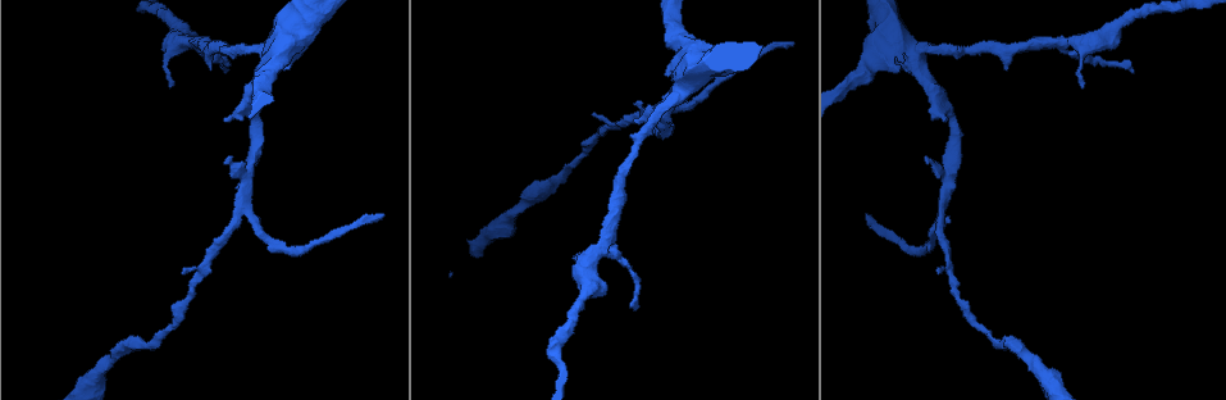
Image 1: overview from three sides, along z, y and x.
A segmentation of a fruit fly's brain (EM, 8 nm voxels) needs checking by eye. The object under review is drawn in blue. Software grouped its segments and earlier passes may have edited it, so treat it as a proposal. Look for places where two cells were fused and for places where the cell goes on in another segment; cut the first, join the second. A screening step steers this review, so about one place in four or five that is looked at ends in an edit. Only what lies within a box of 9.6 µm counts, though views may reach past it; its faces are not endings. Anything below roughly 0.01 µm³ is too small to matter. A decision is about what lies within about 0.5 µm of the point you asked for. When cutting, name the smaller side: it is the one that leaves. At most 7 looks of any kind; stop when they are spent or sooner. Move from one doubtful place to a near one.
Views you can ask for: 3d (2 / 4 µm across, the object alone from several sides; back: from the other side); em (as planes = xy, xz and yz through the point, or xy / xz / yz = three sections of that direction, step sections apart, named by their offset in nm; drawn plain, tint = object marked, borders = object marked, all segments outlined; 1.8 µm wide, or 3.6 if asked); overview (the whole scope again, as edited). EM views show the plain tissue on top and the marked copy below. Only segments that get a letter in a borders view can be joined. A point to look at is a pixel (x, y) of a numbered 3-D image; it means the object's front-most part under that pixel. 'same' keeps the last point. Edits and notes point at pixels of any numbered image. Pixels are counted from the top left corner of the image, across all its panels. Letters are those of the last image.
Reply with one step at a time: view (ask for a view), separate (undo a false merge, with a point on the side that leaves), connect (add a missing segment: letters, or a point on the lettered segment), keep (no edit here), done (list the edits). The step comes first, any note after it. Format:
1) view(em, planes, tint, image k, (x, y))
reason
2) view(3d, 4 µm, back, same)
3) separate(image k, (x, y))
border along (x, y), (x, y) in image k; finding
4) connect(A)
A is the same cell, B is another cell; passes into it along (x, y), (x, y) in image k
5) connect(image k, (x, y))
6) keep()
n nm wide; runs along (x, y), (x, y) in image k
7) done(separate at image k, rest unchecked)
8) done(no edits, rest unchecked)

view(em, planes, borders, image 1, (635, 118))
an open end

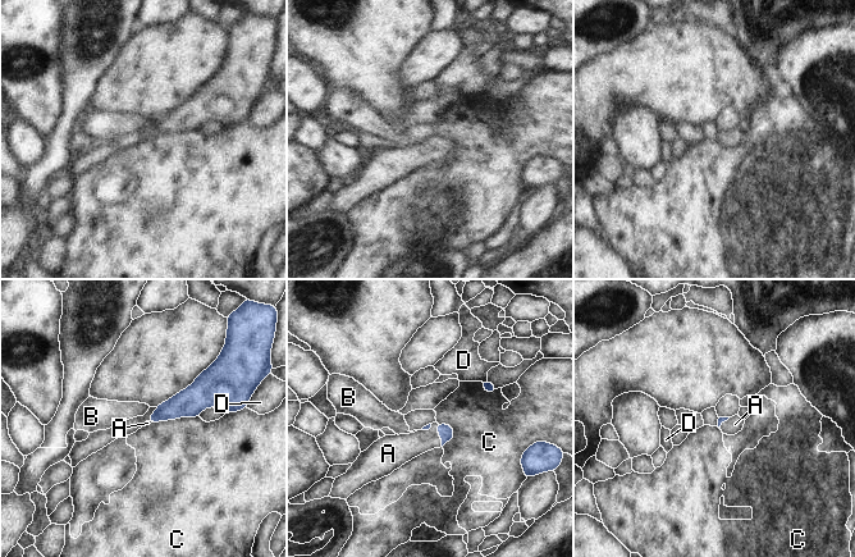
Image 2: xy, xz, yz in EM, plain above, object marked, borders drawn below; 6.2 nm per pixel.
connect(A)
A is the same cell, B, C and D are other cells; passes into it along (446, 432), (438, 433), (402, 448) in image 2; the cell continues

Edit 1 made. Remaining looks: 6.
view(em, xy, step 4, tint, image 1, (607, 236))

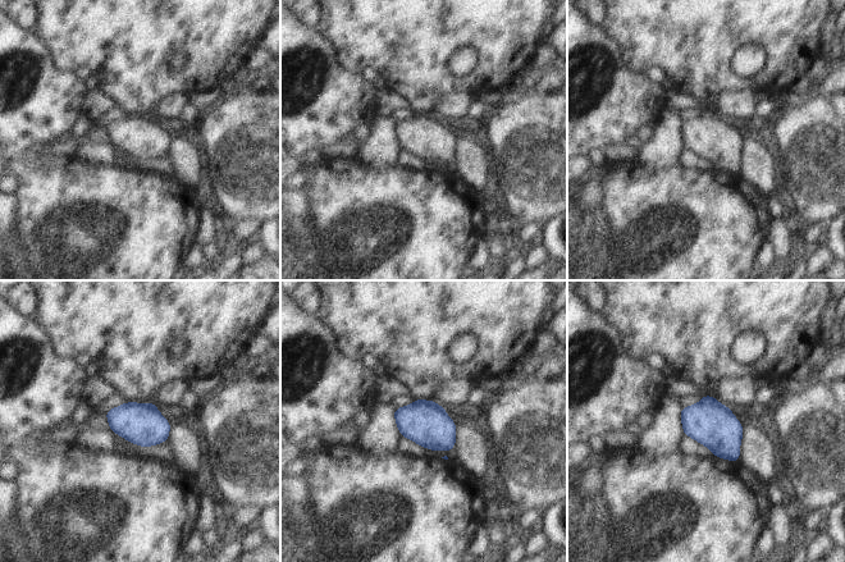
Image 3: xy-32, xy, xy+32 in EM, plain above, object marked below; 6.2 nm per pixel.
view(em, xz, step 16, borders, same)
another direction

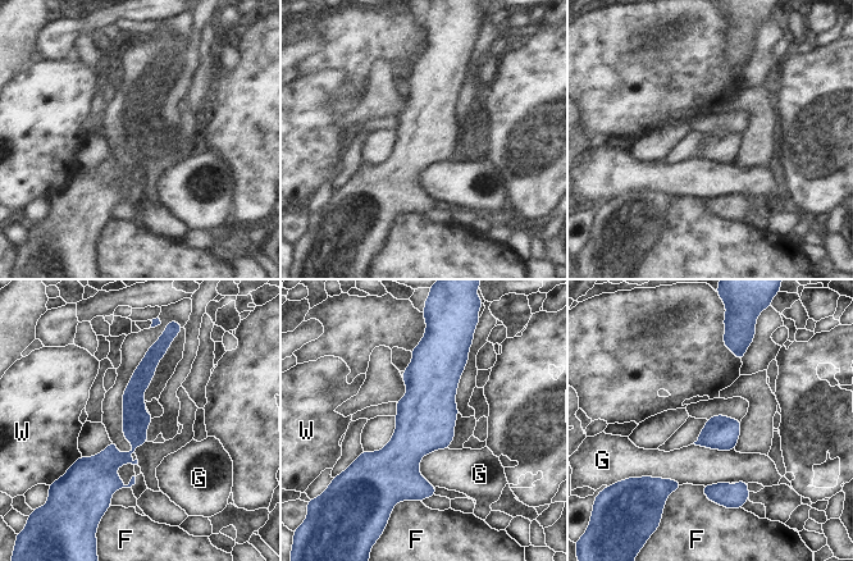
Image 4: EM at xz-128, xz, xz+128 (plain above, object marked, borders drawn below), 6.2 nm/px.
keep()
160 nm wide; G touches over 260 nm; F, G and W are other cells; one cell here

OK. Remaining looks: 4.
view(em, planes, borders, image 1, (183, 275))
free end

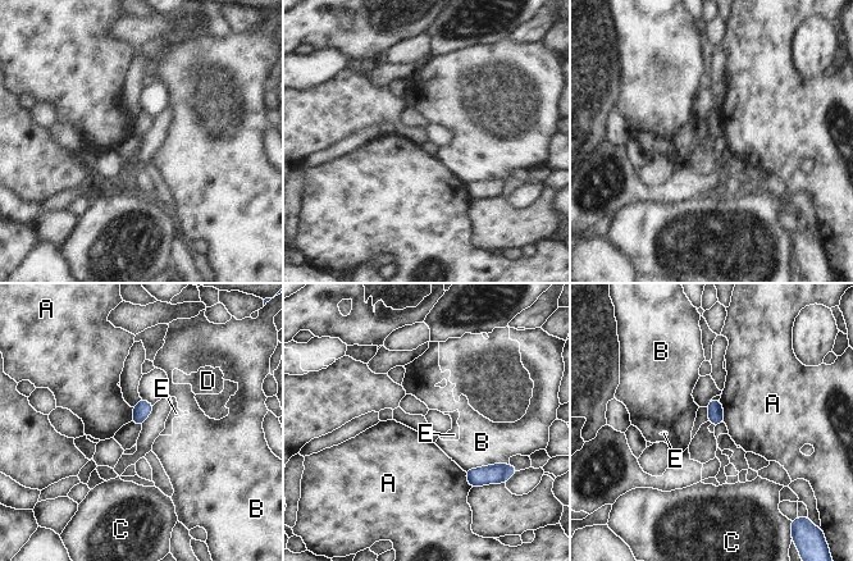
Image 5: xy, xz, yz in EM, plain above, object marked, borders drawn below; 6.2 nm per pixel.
keep()
A, B, C, D and E are other cells; border along (719, 400), (723, 407), (724, 422) in image 5; none of them fits

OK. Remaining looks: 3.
done(connect at image 2, rest unchecked)

